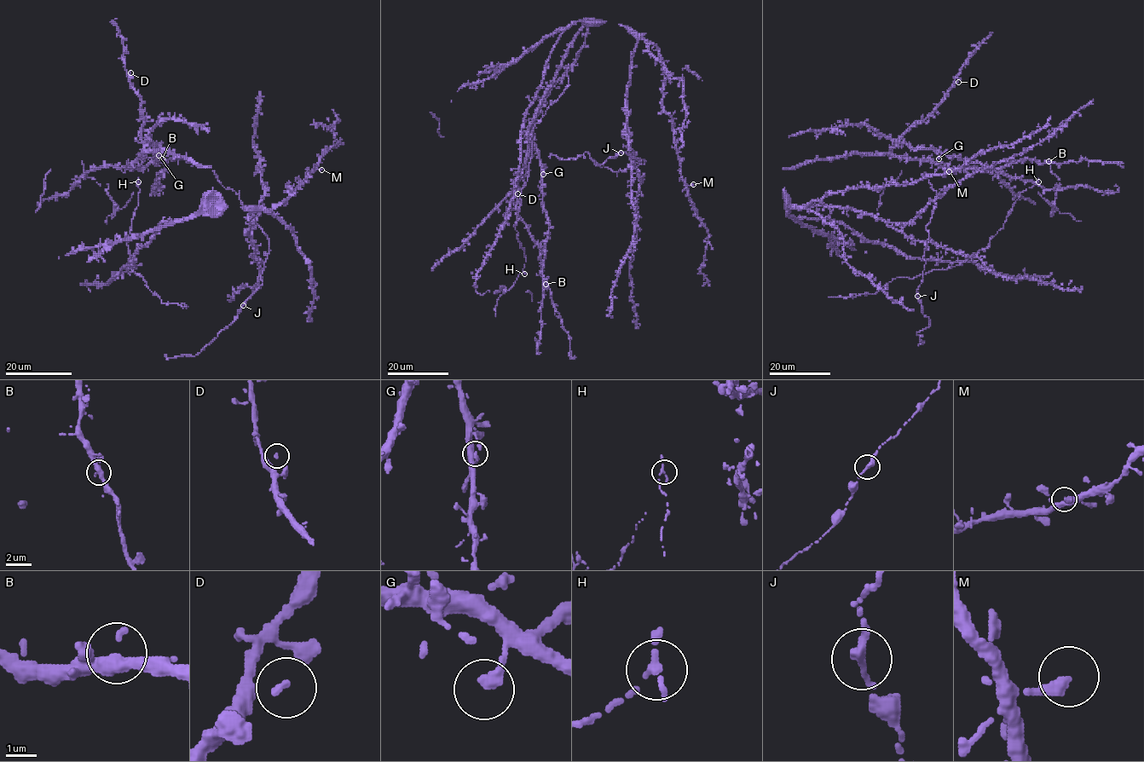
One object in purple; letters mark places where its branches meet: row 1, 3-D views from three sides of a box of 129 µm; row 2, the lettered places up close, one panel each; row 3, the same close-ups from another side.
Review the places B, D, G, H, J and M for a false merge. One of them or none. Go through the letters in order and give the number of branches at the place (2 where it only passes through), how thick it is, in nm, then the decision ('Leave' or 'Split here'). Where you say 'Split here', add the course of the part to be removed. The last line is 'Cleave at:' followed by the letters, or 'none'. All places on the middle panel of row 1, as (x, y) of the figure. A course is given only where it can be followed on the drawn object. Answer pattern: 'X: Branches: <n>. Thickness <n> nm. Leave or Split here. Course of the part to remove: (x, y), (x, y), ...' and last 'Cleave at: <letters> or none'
B: Branches: 2. Thickness 380 nm. Leave
D: Branches: 1. Thickness 240 nm. Leave
G: Branches: 1. Thickness 360 nm. Leave
H: Branches: 2. Thickness 220 nm. Split here
J: Branches: 2. Thickness 280 nm. Leave
M: Branches: 1. Thickness 360 nm. Leave
Cleave at: H

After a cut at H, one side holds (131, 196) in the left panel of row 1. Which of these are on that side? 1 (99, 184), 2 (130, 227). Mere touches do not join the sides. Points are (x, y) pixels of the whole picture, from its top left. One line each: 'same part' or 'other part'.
1: same part
2: other part

